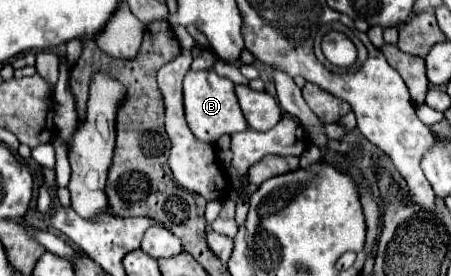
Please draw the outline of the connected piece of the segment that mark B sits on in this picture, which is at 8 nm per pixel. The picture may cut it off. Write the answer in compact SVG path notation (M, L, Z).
M190 71L184 79L184 111L190 131L198 141L214 145L222 135L232 135L248 129L244 113L236 101L234 83L230 79L218 77L214 71Z

